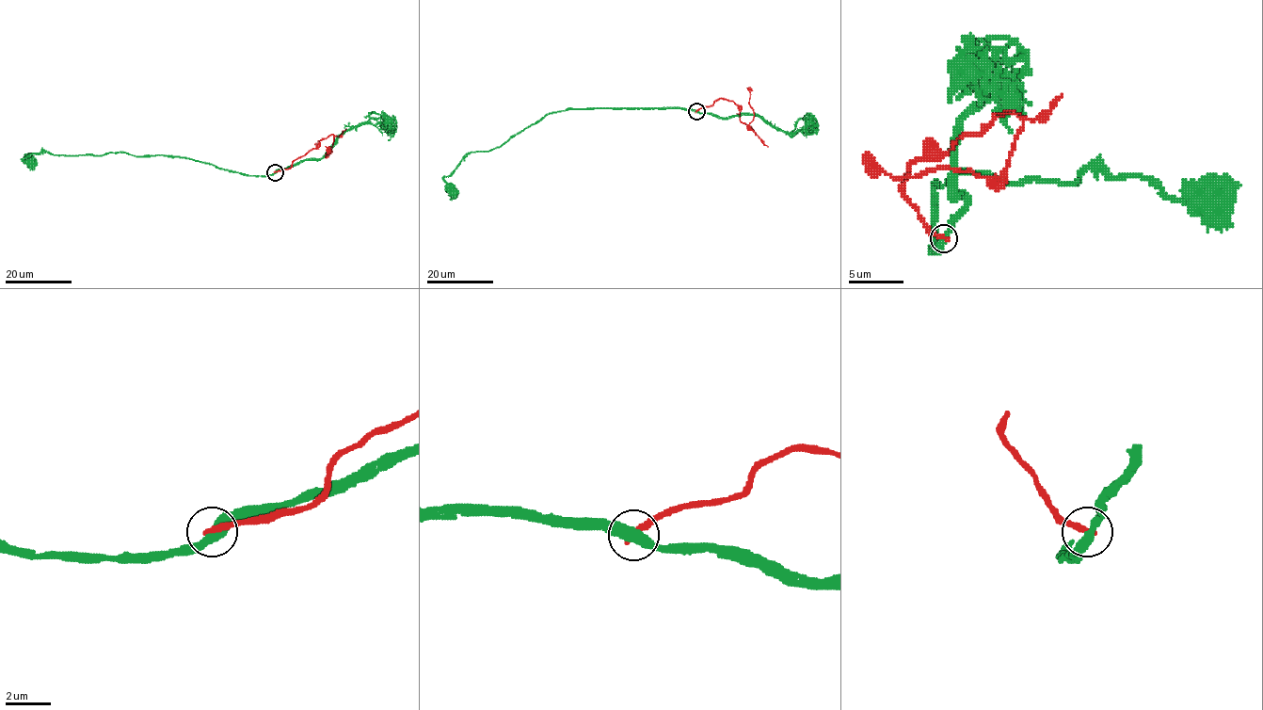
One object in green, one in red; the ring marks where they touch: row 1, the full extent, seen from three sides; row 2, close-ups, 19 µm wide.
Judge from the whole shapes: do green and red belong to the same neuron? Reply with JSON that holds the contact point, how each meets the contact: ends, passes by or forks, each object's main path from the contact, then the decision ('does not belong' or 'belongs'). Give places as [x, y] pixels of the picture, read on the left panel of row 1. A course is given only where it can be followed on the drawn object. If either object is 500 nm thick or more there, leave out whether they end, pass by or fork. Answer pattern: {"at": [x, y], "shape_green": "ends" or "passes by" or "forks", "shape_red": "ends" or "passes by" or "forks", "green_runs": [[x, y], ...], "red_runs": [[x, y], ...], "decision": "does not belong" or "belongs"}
{"at": [275, 172], "shape_green": "passes by", "shape_red": "ends", "green_runs": [[275, 171], [245, 175], [184, 157], [118, 152], [55, 155], [42, 151], [22, 159], [35, 169]], "red_runs": [[275, 171], [288, 169], [317, 141], [333, 135], [327, 154], [332, 151], [327, 153], [325, 146]], "decision": "does not belong"}

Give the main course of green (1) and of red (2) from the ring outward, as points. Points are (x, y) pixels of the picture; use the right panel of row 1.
1: (943, 237), (935, 251), (935, 183), (973, 171), (1006, 183), (1075, 183), (1100, 169), (1147, 177), (1232, 226)
2: (943, 237), (902, 190), (907, 169), (1017, 113), (1009, 163), (992, 180), (956, 169), (890, 177), (866, 152)

